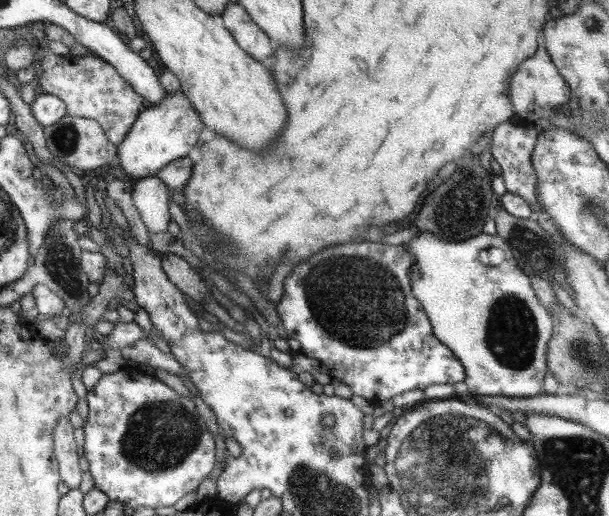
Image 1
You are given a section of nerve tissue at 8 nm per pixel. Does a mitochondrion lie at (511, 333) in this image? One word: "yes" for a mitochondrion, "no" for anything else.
yes

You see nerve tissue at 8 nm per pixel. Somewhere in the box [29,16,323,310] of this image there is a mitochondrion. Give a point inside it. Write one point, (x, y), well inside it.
(60, 264)

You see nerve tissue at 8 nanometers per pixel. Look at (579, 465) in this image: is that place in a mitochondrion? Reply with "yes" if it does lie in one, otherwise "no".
yes

